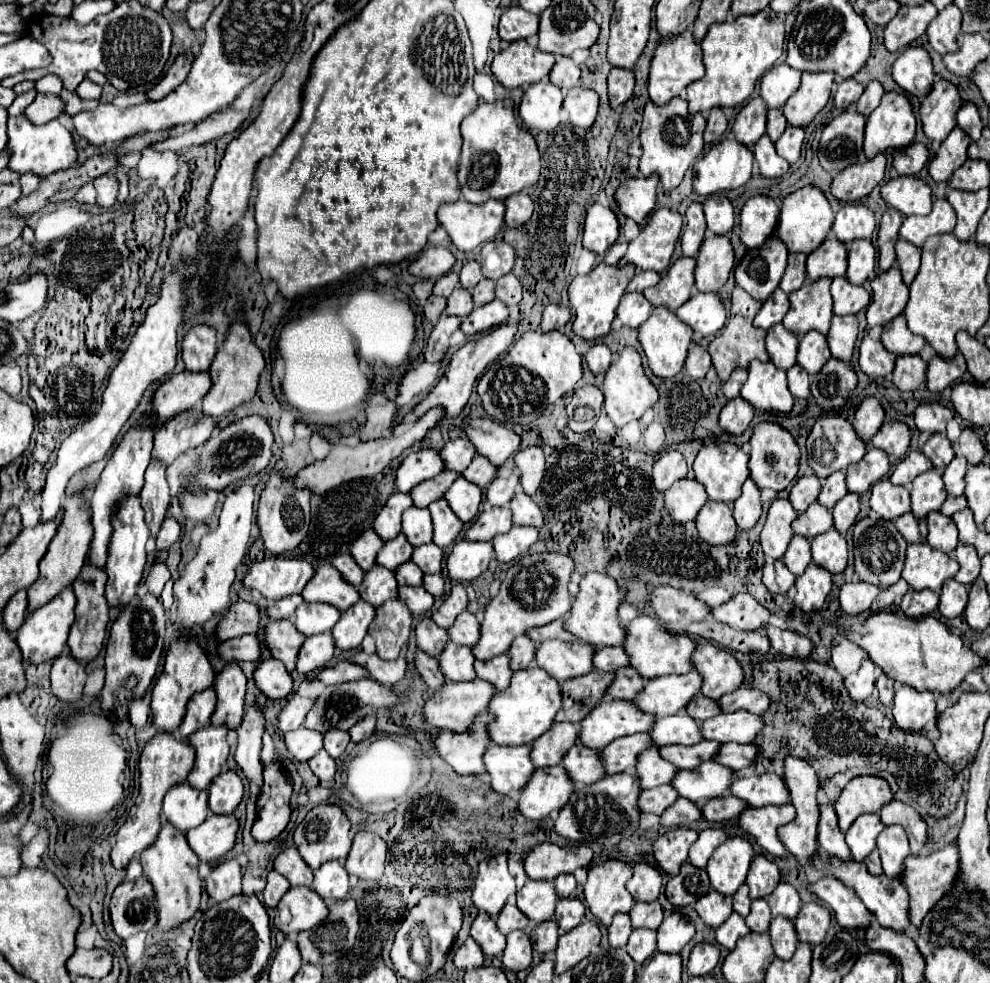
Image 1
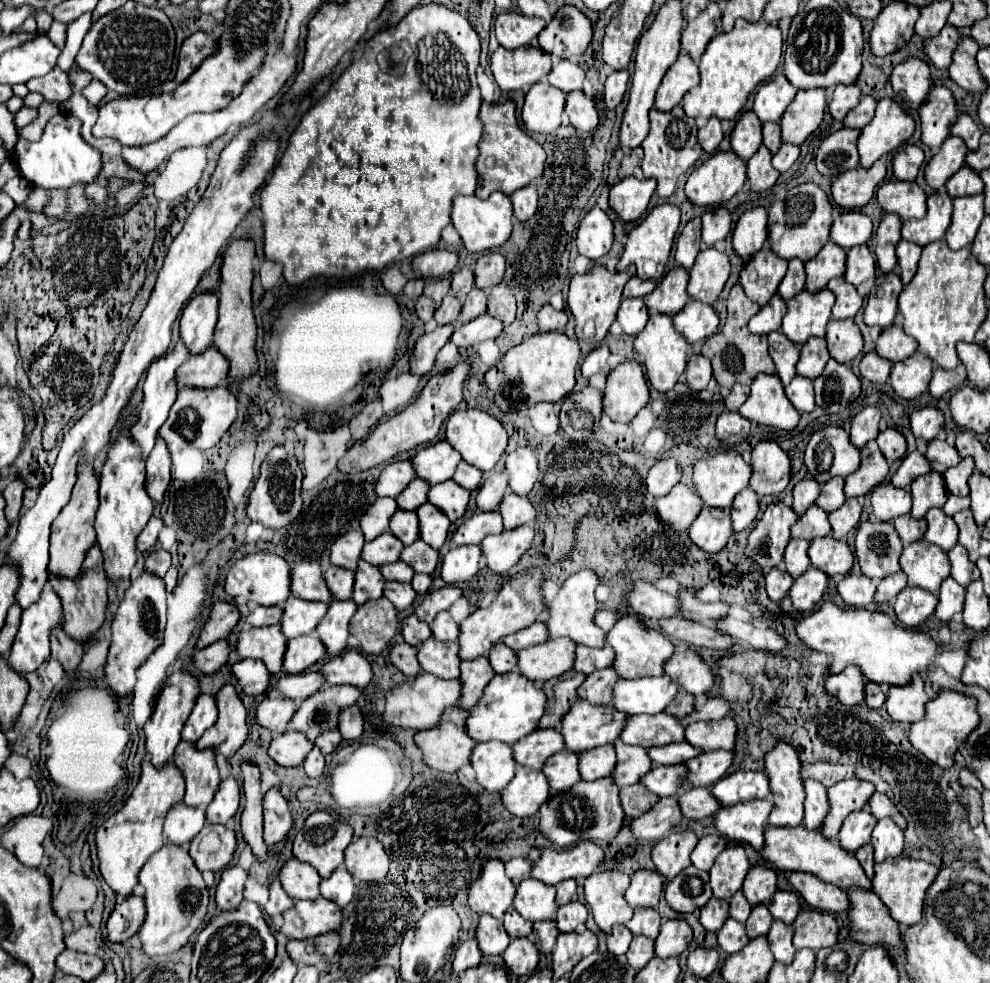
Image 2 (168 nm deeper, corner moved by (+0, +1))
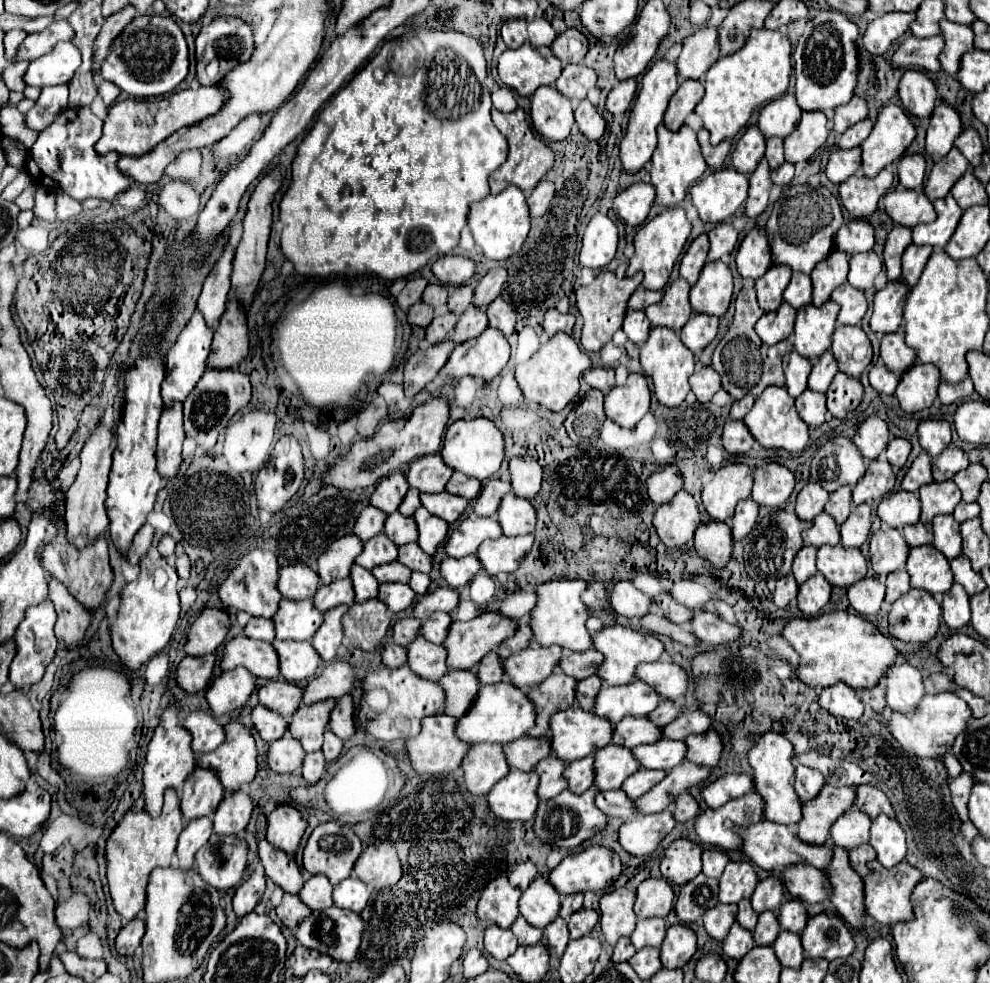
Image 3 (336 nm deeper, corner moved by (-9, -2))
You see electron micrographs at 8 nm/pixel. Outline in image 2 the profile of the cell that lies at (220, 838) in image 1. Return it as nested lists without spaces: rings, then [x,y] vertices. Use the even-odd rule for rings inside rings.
[[[208,824],[204,830],[200,830],[200,834],[196,834],[196,838],[192,838],[190,856],[200,872],[204,870],[220,872],[232,860],[234,848],[236,848],[236,834],[232,830],[228,830],[226,826]],[[212,840],[218,840],[218,846],[212,846]]]

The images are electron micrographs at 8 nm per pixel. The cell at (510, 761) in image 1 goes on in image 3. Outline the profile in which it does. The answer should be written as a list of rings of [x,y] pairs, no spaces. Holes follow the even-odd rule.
[[[467,739],[467,741],[493,741],[493,743],[475,743],[470,745],[461,769],[465,787],[473,795],[487,795],[489,789],[509,773],[505,761],[501,739]]]

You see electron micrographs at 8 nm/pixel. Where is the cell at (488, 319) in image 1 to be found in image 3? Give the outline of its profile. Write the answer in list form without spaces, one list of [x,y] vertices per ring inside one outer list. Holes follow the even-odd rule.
[[[485,329],[477,339],[455,345],[449,361],[441,373],[449,375],[453,381],[463,377],[479,377],[485,385],[501,373],[509,361],[509,343],[505,335],[497,329]]]

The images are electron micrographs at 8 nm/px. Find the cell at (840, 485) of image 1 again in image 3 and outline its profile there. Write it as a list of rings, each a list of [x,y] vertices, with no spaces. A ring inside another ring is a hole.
[[[849,485],[837,489],[837,491],[829,497],[829,501],[827,501],[827,505],[825,505],[825,513],[829,513],[839,525],[841,525],[843,521],[847,521],[847,517],[849,517],[849,513],[851,513],[851,487],[849,487]]]

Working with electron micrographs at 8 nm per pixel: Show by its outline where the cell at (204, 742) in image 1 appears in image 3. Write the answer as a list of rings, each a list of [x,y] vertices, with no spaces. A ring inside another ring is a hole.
[[[195,769],[181,789],[181,815],[189,823],[199,817],[211,817],[223,799],[223,789],[211,771]]]

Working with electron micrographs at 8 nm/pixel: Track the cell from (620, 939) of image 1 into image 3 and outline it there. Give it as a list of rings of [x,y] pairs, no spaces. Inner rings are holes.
[[[621,937],[621,941],[617,941],[617,945],[615,945],[615,951],[611,955],[611,961],[617,961],[617,963],[629,961],[633,955],[635,955],[635,947],[631,945],[629,937]]]

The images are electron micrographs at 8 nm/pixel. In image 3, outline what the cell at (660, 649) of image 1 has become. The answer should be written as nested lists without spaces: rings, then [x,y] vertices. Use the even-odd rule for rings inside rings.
[[[613,625],[613,627],[603,627],[601,631],[593,633],[593,649],[603,653],[603,663],[601,669],[597,669],[597,675],[605,685],[627,685],[635,679],[635,667],[639,663],[647,661],[657,661],[661,653],[665,651],[663,643],[645,631],[635,631],[631,627],[623,625]]]

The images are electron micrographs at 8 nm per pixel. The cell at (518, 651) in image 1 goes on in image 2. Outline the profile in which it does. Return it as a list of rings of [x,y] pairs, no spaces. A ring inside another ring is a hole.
[[[498,642],[490,652],[488,652],[490,664],[496,670],[496,674],[506,674],[516,670],[516,652],[508,646],[504,646],[504,642]]]

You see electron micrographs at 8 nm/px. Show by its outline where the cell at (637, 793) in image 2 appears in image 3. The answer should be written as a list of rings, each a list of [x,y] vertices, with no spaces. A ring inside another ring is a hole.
[[[621,789],[599,791],[597,797],[595,797],[595,805],[597,805],[597,809],[601,809],[609,817],[619,817],[623,821],[637,817],[637,813],[633,813],[635,811],[633,801],[625,793],[621,793]]]

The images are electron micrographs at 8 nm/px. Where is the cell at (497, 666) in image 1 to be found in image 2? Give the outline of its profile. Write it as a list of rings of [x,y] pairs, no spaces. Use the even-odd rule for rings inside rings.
[[[480,656],[476,660],[466,660],[460,664],[462,670],[462,698],[460,698],[460,708],[470,710],[478,700],[480,694],[484,692],[484,686],[496,676],[492,674],[492,666],[488,666],[488,656]]]

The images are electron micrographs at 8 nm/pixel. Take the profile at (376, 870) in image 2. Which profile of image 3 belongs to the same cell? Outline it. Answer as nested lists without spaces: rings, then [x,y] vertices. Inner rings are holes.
[[[388,842],[368,846],[355,863],[355,873],[365,885],[375,889],[391,887],[403,875],[397,851]]]

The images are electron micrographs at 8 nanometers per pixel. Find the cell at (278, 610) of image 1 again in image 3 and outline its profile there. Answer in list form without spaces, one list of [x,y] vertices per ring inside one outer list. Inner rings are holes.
[[[253,617],[245,629],[243,635],[255,641],[265,641],[271,643],[275,639],[275,629],[273,629],[273,621],[271,619],[263,619],[263,617]]]

